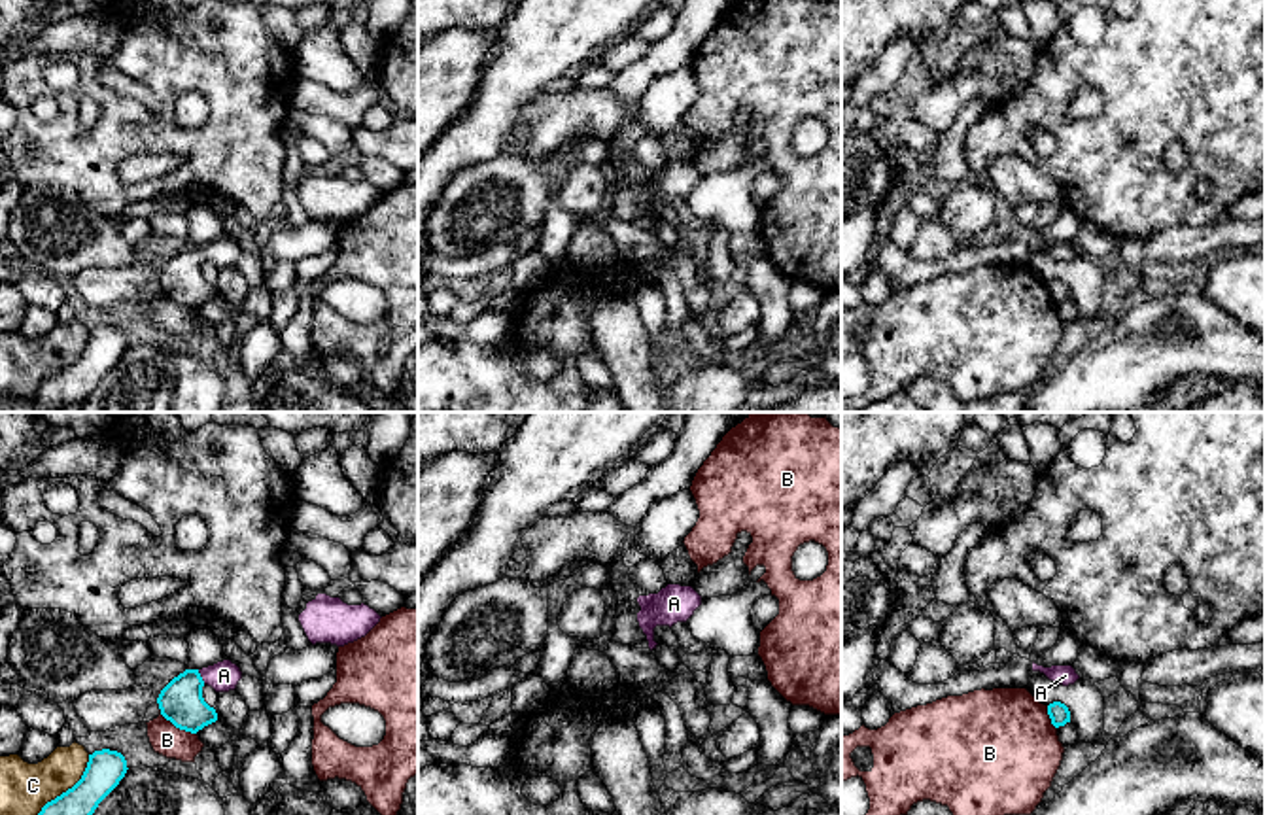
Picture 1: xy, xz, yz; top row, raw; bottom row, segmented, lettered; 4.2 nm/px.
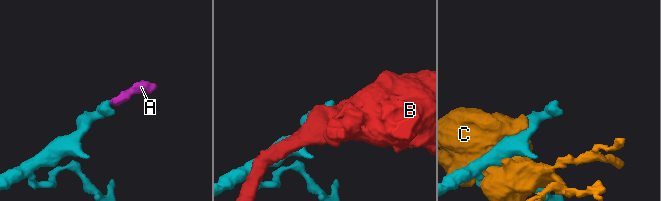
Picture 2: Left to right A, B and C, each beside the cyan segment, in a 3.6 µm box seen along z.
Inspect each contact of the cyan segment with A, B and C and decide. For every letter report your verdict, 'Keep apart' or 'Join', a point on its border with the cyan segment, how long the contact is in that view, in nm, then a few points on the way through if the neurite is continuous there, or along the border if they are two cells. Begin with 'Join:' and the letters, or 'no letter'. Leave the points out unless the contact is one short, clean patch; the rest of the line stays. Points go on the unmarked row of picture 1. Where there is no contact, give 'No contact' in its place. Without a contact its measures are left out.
Join: A
A: Join. Touches cyan at xy (201, 254). Shared border 70 nm. Path across: xy (180, 278), (201, 254), (224, 252)
B: Keep apart. Touches cyan at xy (178, 303). Shared border 180 nm
C: Keep apart. Touches cyan at xy (51, 377). Shared border 480 nm

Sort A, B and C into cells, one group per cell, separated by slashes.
A / B / C

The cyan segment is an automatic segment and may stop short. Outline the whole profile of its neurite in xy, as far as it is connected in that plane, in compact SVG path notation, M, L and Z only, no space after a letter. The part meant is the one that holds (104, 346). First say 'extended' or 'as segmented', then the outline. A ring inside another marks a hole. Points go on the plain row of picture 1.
as segmented; M95 327L89 331L81 355L72 365L47 378L30 399L0 397L0 412L59 412L66 405L83 403L98 380L119 361L127 346L121 329Z

